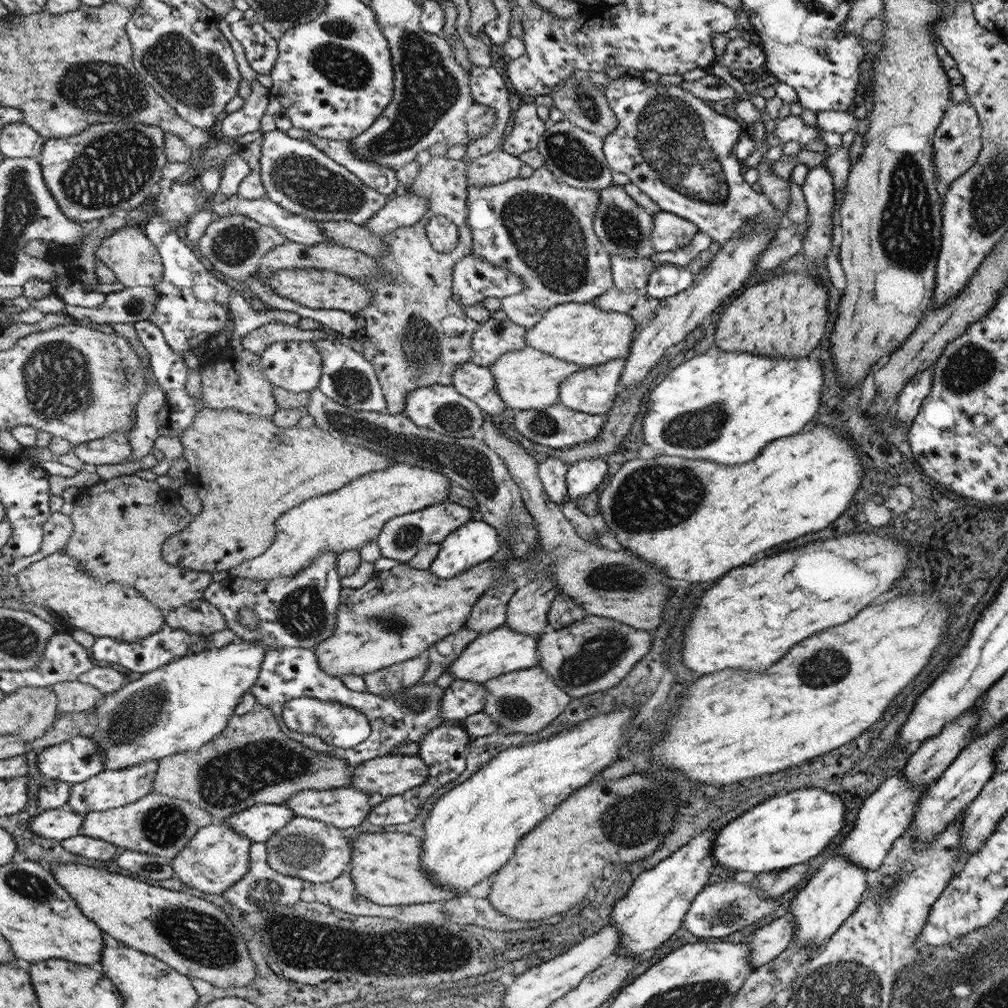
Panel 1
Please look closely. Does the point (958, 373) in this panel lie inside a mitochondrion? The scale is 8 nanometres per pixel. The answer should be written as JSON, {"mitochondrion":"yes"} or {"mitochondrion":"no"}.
{"mitochondrion":"yes"}

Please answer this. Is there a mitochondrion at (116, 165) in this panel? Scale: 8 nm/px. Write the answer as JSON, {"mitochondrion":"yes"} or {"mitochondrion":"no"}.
{"mitochondrion":"yes"}

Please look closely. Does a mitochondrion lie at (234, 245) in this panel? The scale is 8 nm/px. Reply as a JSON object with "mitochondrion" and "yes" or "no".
{"mitochondrion":"yes"}

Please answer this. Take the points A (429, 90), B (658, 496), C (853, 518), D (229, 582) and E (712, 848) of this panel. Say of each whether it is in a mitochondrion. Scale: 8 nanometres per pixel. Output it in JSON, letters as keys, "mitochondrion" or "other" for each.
{"A":"mitochondrion","B":"mitochondrion","C":"other","D":"other","E":"other"}

